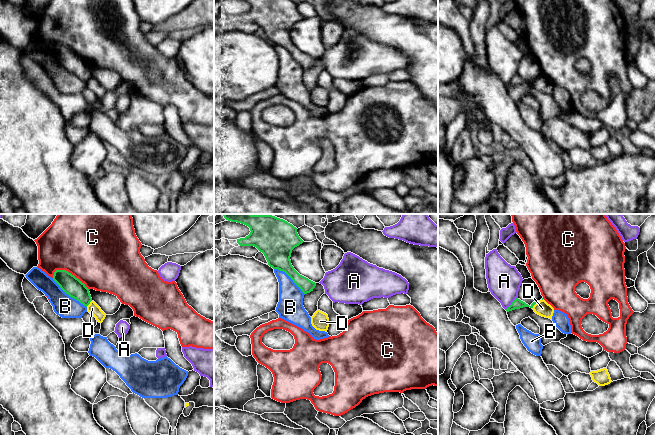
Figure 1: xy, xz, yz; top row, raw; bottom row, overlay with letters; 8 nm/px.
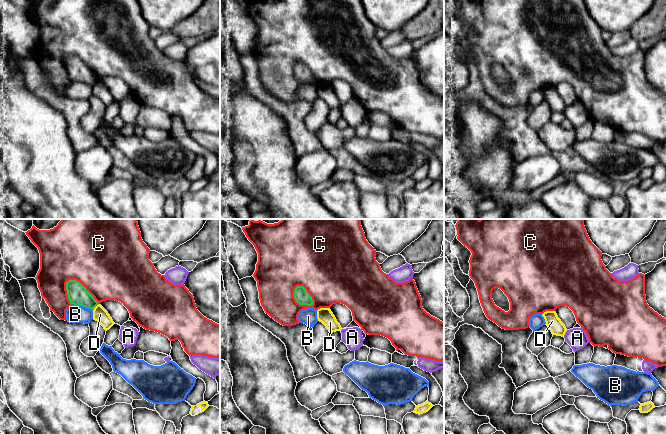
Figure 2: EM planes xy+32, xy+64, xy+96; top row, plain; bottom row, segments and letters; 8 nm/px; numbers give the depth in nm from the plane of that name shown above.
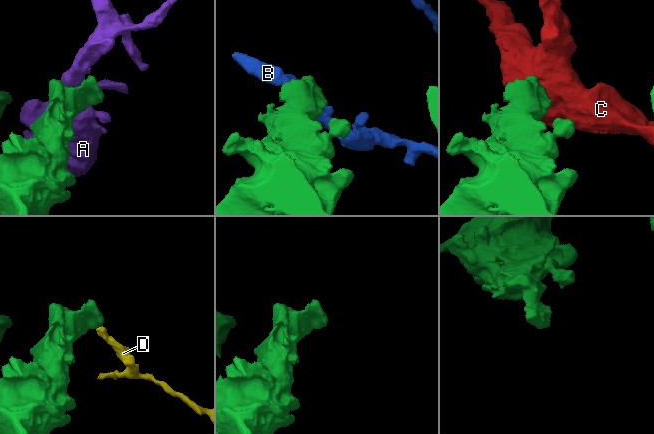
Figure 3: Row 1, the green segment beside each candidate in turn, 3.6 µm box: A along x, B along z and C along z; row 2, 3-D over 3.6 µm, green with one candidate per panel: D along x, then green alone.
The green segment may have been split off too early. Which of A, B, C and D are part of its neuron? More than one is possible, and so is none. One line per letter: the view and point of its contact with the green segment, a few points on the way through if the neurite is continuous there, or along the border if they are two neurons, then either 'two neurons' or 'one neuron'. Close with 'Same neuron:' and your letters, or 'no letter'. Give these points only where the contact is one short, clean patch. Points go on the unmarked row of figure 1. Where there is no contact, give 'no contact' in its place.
A: yz (512, 79) | two neurons
B: xy (69, 71) | two neurons
C: xy (70, 49) | two neurons
D: xy (89, 79) | along xy (91, 76), (86, 82) | two neurons
Same neuron: no letter

